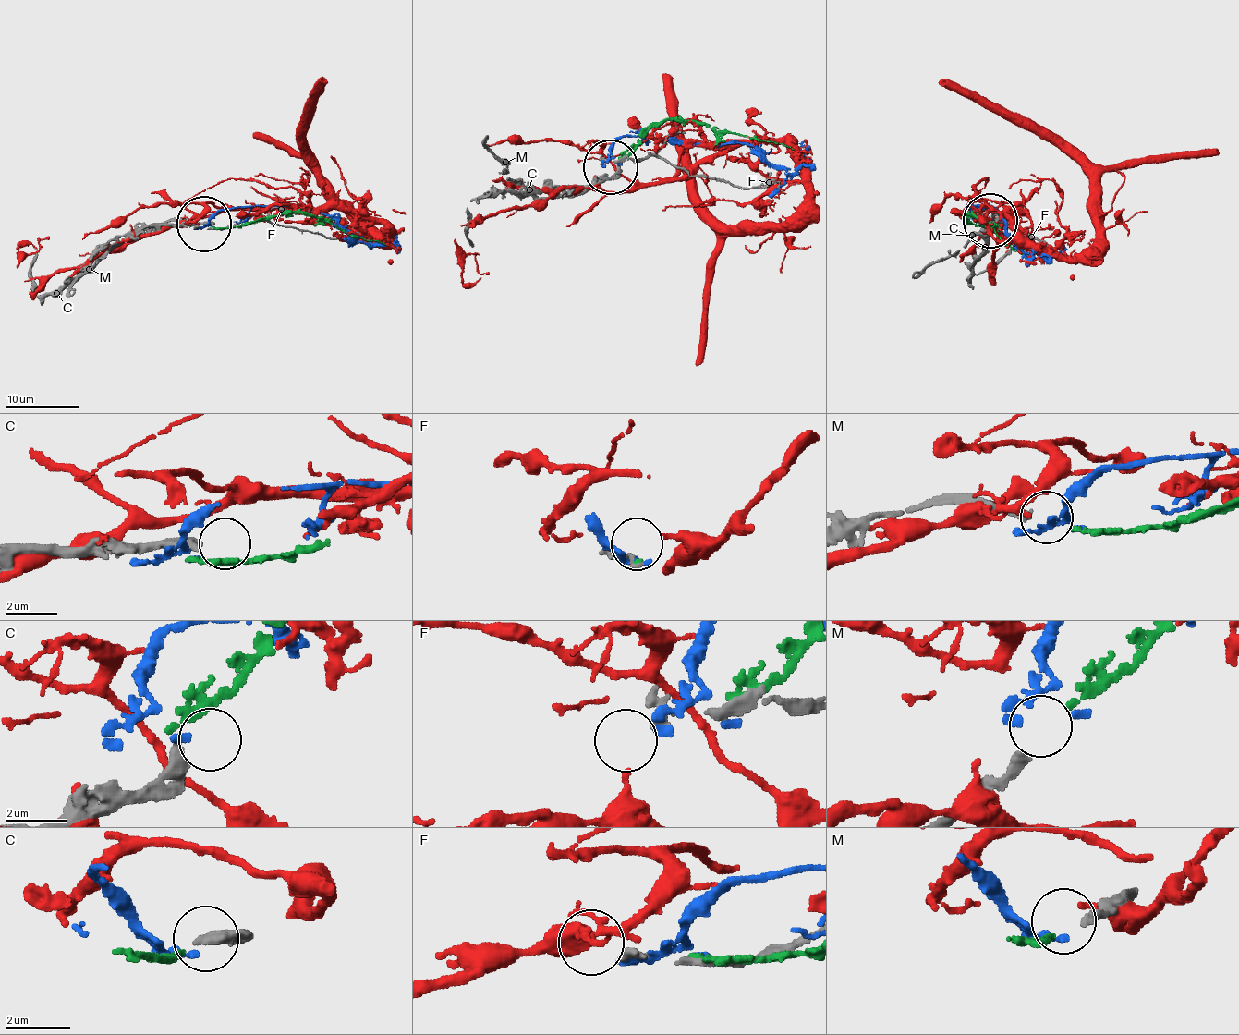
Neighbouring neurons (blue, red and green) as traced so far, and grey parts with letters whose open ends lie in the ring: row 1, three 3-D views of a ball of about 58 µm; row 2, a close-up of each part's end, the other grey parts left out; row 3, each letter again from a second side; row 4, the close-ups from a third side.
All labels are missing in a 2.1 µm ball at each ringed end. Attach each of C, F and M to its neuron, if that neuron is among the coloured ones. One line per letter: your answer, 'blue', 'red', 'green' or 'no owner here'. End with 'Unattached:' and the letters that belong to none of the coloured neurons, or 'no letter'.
C: no owner here
F: no owner here
M: green
Unattached: C, F

